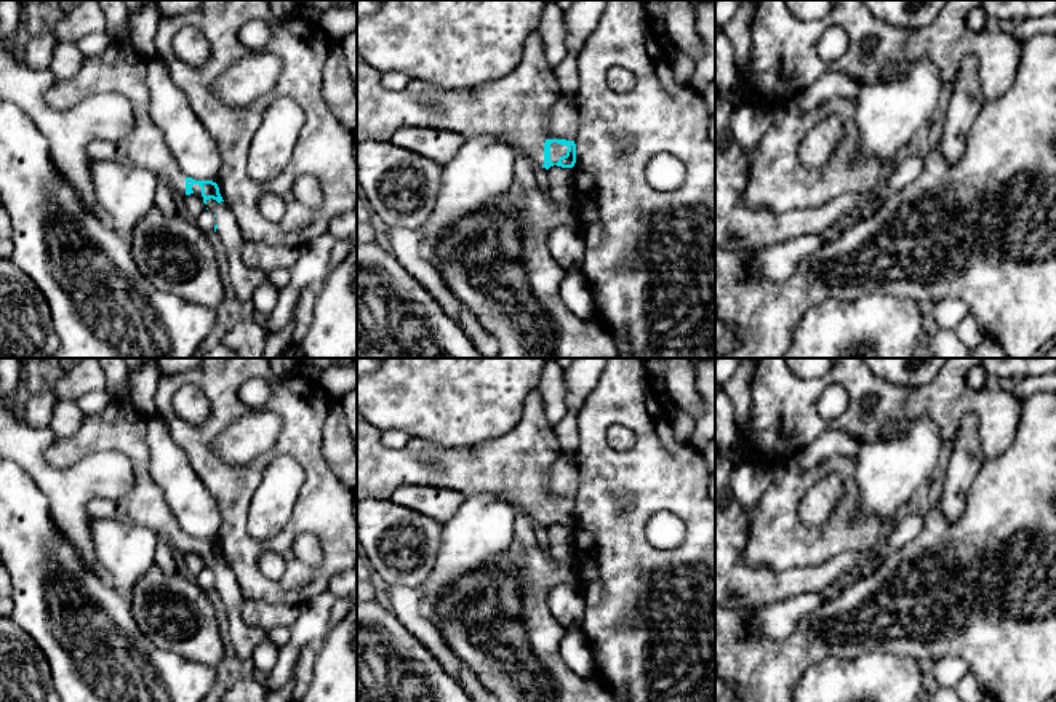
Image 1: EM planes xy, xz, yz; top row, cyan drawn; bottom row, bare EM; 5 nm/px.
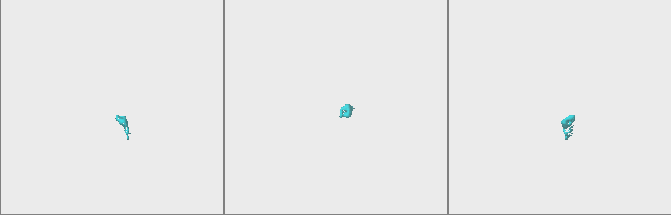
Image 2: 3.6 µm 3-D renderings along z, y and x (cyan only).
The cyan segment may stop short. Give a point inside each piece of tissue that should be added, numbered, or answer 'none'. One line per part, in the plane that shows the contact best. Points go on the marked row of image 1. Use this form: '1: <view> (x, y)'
1: xz (516, 107)
2: xz (557, 151)

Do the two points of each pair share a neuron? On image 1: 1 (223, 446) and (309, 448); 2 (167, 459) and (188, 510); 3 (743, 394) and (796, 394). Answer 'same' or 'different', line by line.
1: different
2: same
3: different

